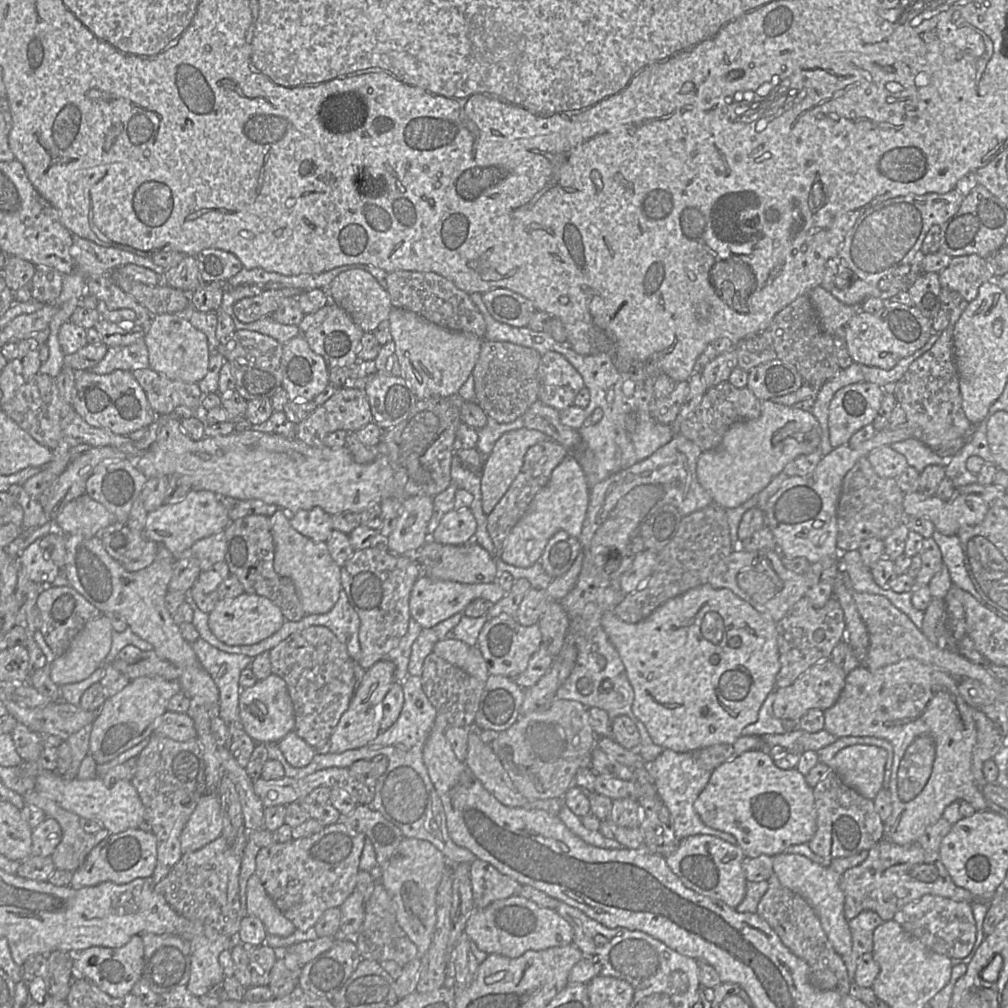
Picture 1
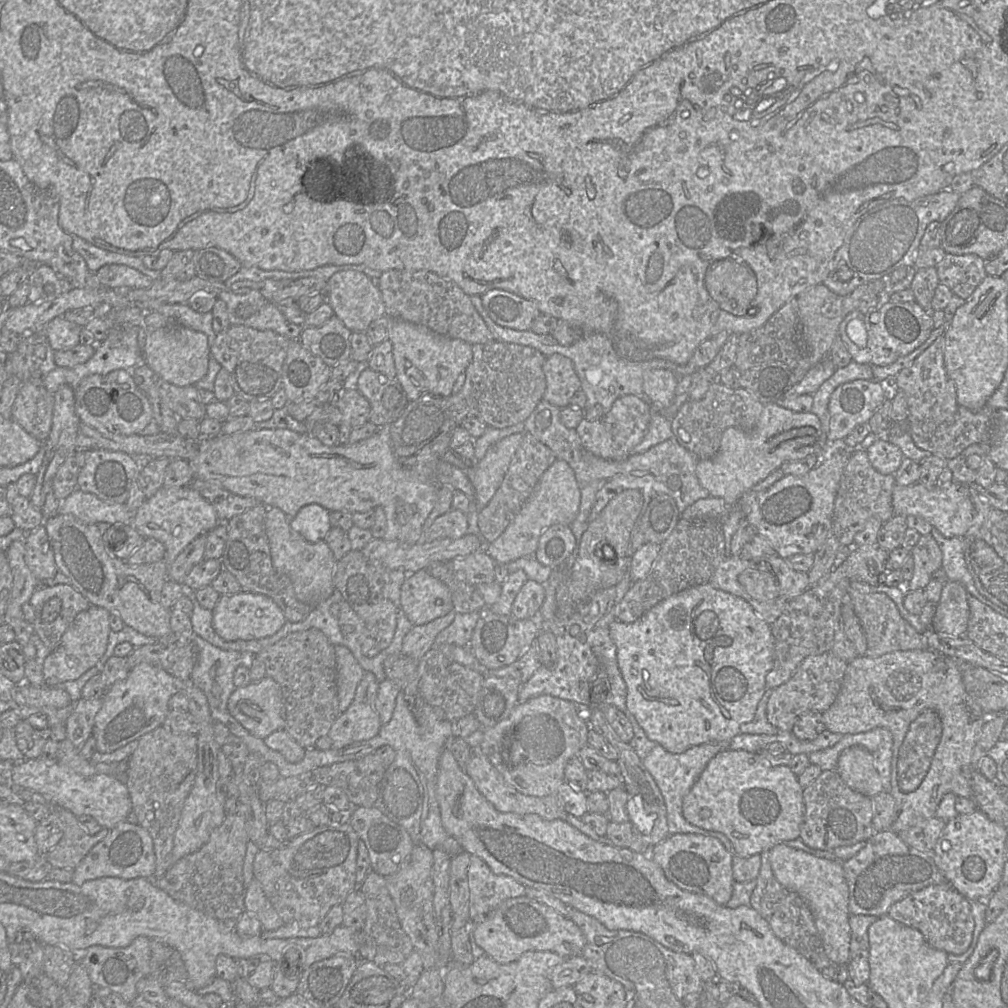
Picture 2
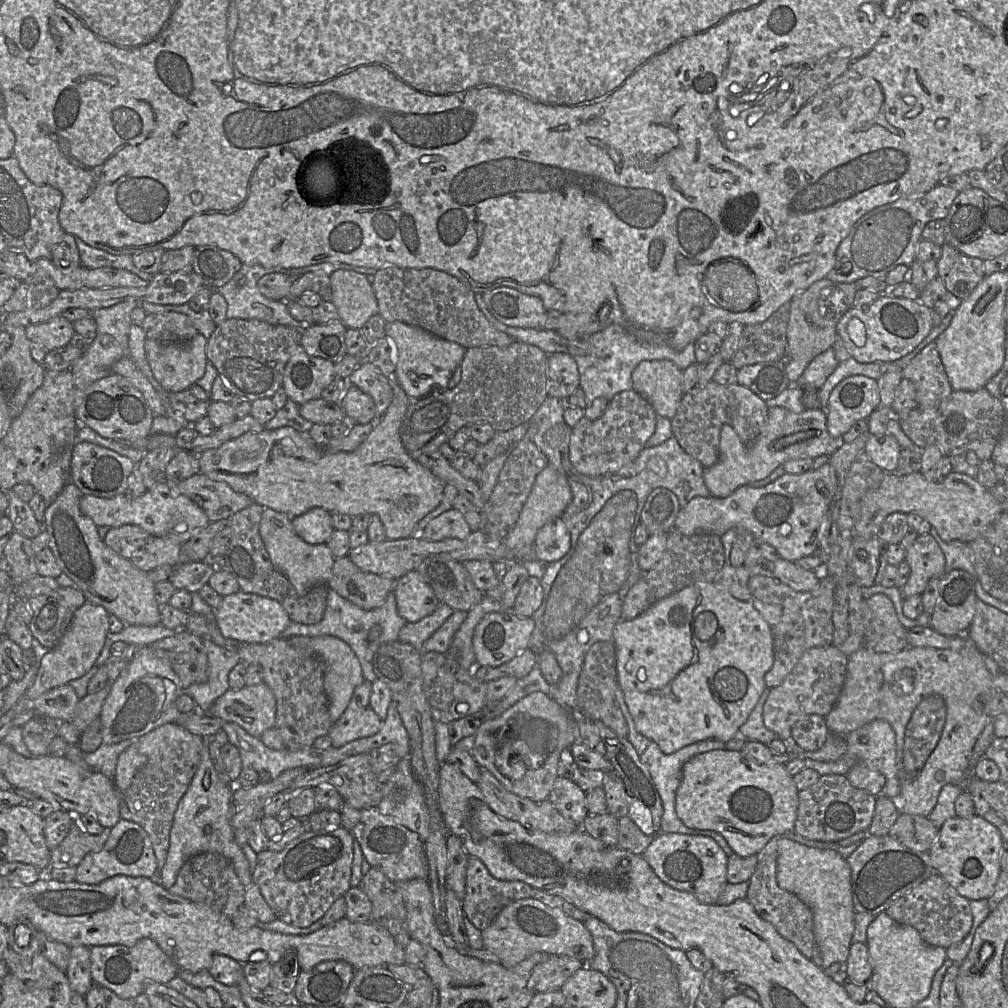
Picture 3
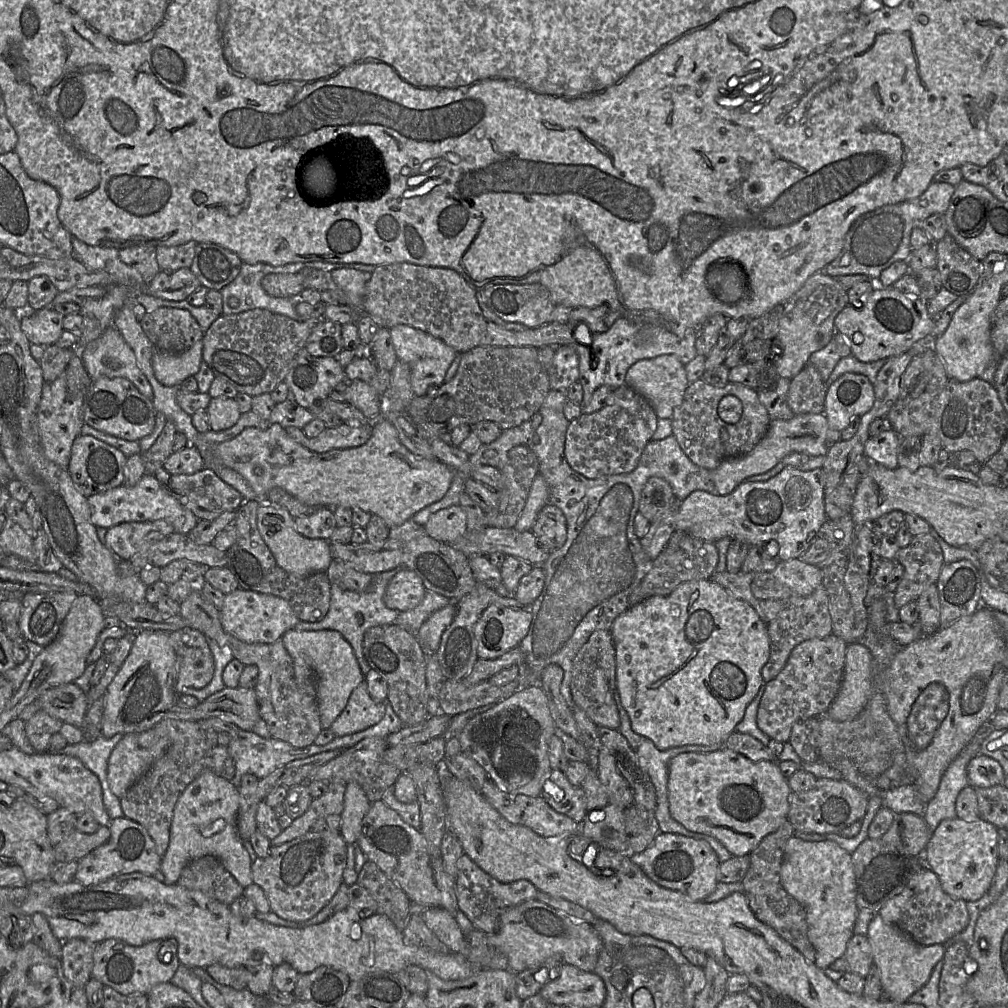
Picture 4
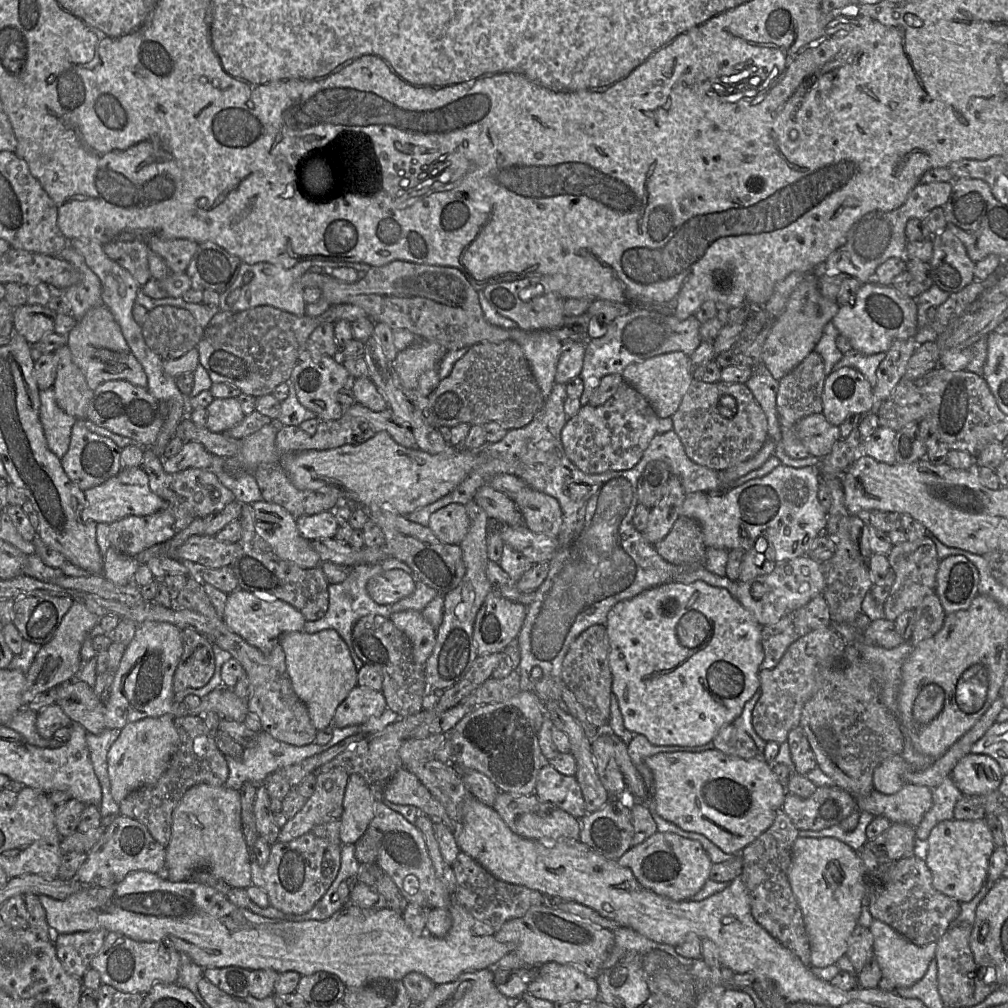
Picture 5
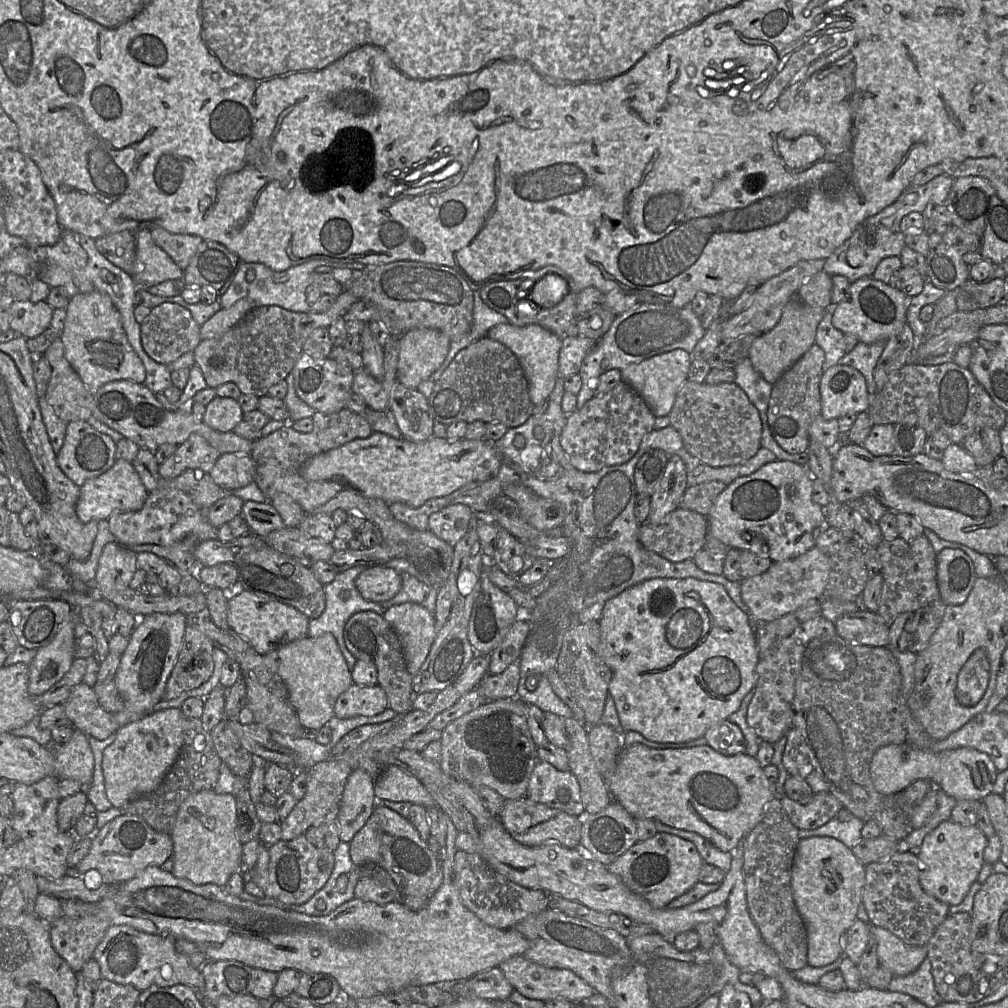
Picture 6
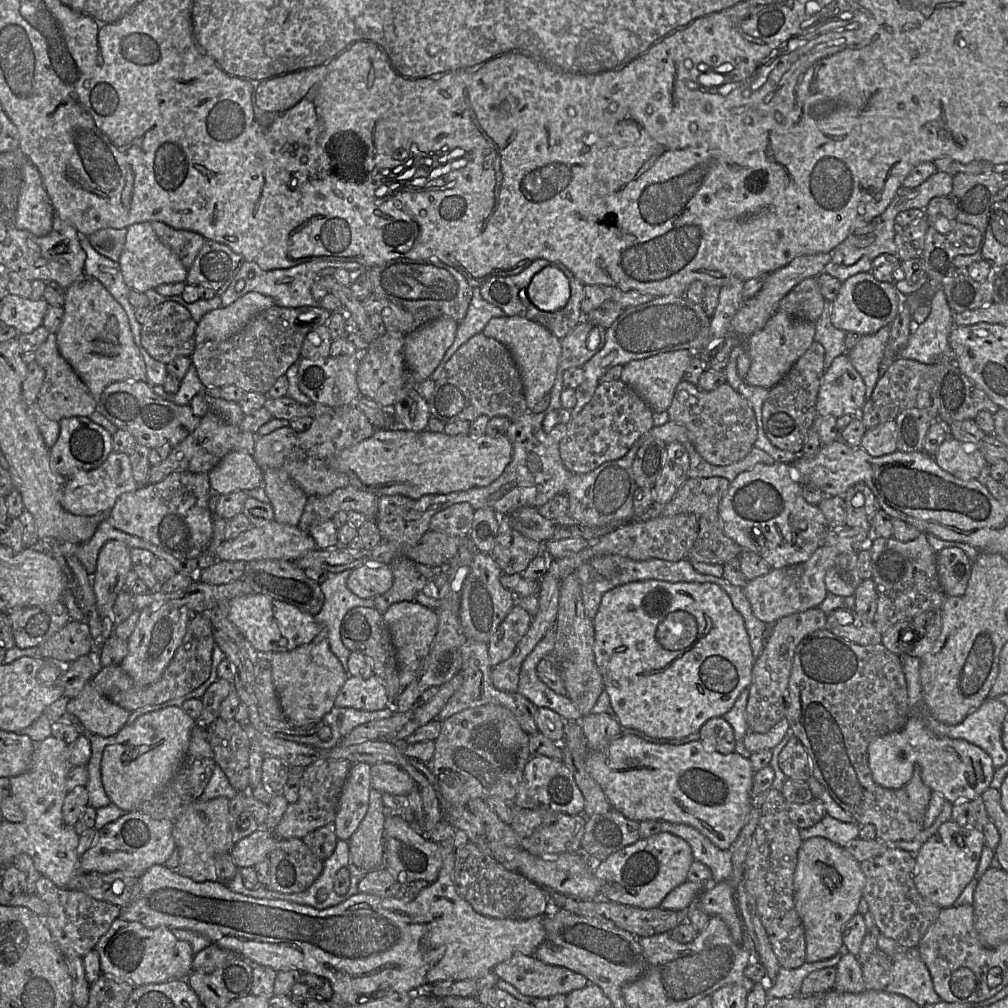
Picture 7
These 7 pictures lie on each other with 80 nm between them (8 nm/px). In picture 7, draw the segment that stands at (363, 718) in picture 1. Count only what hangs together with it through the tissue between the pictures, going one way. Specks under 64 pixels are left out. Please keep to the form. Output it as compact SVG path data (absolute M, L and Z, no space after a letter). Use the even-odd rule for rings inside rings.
M375 674L368 679L349 675L337 694L334 705L373 712L391 706L392 700Z

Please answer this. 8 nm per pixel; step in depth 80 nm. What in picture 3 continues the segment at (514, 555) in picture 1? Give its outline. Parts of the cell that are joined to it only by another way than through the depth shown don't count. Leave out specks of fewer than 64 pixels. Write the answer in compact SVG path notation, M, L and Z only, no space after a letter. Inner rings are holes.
M548 465L534 482L530 495L525 502L520 515L505 536L504 543L511 549L534 545L538 530L554 518L561 517L572 500L572 492L566 476L552 465Z

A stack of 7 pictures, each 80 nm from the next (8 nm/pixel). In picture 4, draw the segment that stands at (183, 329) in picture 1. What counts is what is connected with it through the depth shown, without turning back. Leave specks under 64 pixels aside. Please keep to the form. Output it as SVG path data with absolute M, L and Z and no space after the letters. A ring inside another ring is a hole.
M197 341L182 353L167 353L156 350L152 356L152 368L156 379L164 386L178 386L200 369L203 343Z

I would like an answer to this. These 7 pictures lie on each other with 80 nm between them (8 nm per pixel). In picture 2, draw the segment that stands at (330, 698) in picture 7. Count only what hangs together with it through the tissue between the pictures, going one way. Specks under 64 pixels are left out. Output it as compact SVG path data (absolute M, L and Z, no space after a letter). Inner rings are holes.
M341 645L334 646L339 710L343 713L348 709L354 699L356 689L363 678L364 669L347 647Z

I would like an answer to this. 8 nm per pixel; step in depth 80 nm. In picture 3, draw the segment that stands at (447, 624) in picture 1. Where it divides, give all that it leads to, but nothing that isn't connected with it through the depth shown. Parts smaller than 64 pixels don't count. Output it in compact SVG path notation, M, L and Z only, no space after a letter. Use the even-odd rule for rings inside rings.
M440 603L436 610L418 622L407 622L399 632L399 641L421 651L423 643L453 614L454 610Z

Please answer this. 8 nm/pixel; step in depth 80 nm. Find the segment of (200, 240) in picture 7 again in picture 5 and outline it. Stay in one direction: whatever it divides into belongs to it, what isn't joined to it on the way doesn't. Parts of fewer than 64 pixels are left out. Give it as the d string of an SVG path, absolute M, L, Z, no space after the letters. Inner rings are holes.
M152 237L147 245L149 249L161 256L170 272L185 272L198 245L189 239L162 240Z

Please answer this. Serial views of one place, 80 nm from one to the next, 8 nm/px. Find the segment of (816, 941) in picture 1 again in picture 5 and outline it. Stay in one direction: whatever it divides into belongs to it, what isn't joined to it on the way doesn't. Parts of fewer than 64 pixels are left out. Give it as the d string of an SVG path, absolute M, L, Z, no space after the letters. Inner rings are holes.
M781 808L777 810L773 824L747 845L739 856L743 861L742 879L747 887L750 910L755 921L798 956L806 967L810 967L810 943L803 914L788 879L792 848L799 837L798 832L790 817Z

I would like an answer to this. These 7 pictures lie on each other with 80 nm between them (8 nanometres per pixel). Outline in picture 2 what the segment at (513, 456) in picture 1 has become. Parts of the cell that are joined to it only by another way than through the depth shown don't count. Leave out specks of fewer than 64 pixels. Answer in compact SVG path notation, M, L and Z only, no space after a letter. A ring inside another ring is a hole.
M524 434L507 436L490 447L484 458L472 468L467 468L467 477L474 486L478 513L487 506L501 485L509 464Z

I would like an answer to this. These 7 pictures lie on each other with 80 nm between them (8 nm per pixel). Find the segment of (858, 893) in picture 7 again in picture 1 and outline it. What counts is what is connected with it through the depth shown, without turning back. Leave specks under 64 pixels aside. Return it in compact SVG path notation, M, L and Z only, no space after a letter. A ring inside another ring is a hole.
M780 853L772 856L773 872L779 882L804 898L817 914L821 926L835 951L848 956L852 948L852 936L844 915L844 894L840 888L841 875L829 867L821 866L799 854Z

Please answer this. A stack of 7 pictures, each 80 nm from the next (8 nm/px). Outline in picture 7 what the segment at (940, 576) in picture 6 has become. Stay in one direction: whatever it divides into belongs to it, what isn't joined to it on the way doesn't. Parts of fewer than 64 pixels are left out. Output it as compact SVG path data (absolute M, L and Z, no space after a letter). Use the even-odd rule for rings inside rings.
M946 547L937 553L938 578L946 596L964 595L971 569L971 560L958 547Z

